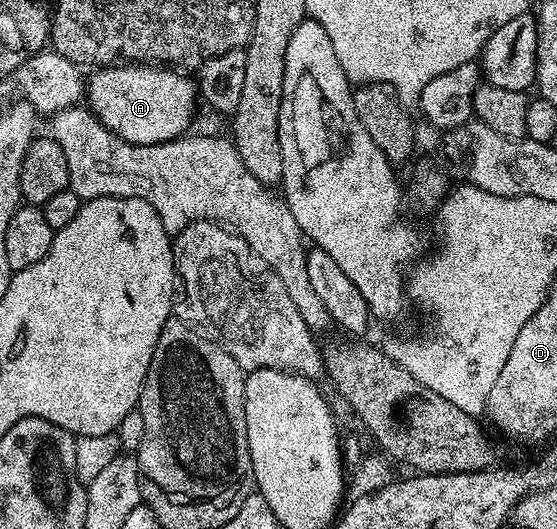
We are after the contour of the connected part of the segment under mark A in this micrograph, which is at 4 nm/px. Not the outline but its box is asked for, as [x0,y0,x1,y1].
[85,63,197,145]

